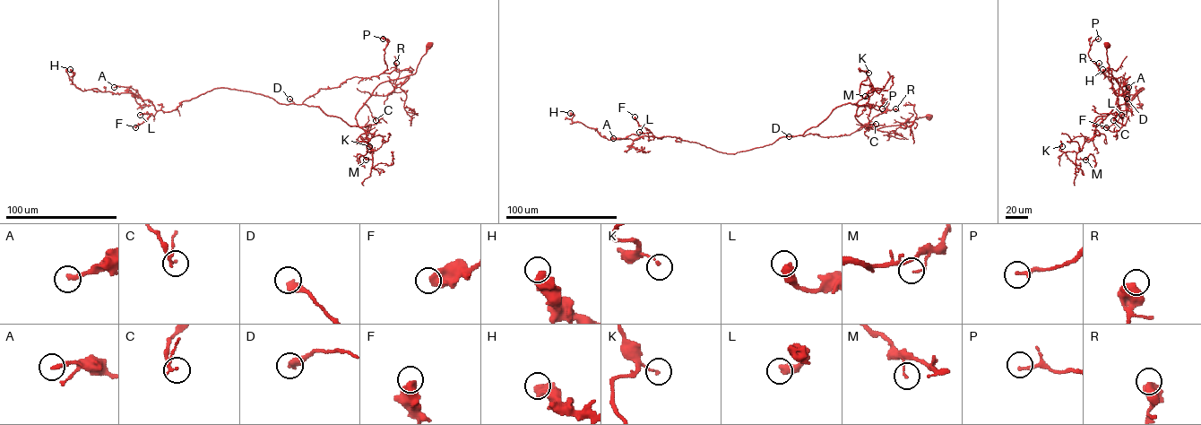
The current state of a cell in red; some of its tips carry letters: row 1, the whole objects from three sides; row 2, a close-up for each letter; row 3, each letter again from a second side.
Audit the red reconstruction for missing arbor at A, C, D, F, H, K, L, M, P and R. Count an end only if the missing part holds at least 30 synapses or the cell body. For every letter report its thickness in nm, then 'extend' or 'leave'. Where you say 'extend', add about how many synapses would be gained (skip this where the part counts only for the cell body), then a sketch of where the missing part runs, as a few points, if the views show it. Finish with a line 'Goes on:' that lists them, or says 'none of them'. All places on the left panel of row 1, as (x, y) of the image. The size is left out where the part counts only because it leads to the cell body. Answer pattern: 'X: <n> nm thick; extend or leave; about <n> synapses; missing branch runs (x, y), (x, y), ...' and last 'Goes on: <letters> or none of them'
A: 280 nm thick; leave
C: 110 nm thick; leave
D: 440 nm thick; leave
F: 600 nm thick; leave
H: 550 nm thick; leave
K: 120 nm thick; leave
L: 500 nm thick; leave
M: 90 nm thick; leave
P: 200 nm thick; leave
R: 600 nm thick; leave
Goes on: none of them

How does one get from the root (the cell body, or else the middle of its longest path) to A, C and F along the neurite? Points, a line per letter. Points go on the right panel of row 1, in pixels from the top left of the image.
A: (1107, 44), (1118, 95), (1093, 125), (1097, 117), (1144, 89), (1126, 112), (1128, 87)
C: (1107, 44), (1109, 72), (1119, 86), (1116, 103), (1120, 108), (1113, 120)
F: (1107, 44), (1118, 95), (1109, 114), (1092, 125), (1144, 89), (1133, 96), (1127, 115), (1106, 127)

